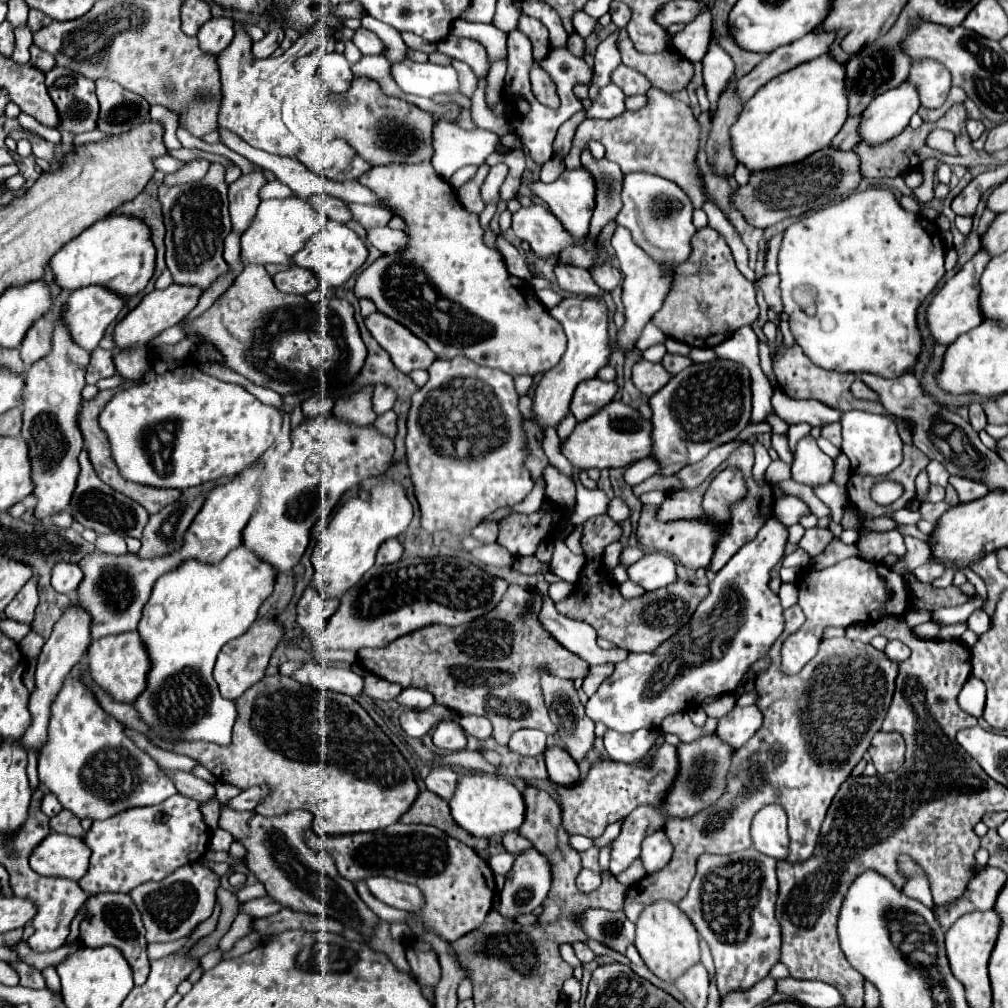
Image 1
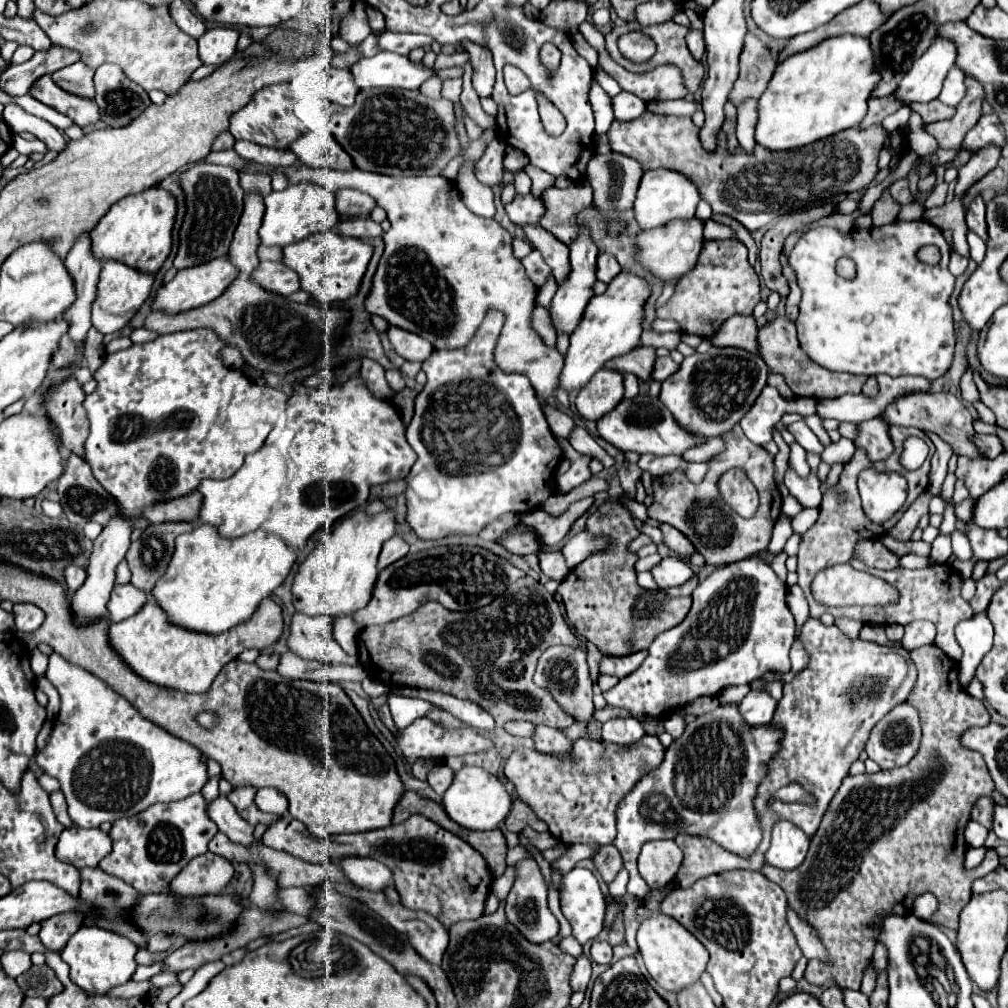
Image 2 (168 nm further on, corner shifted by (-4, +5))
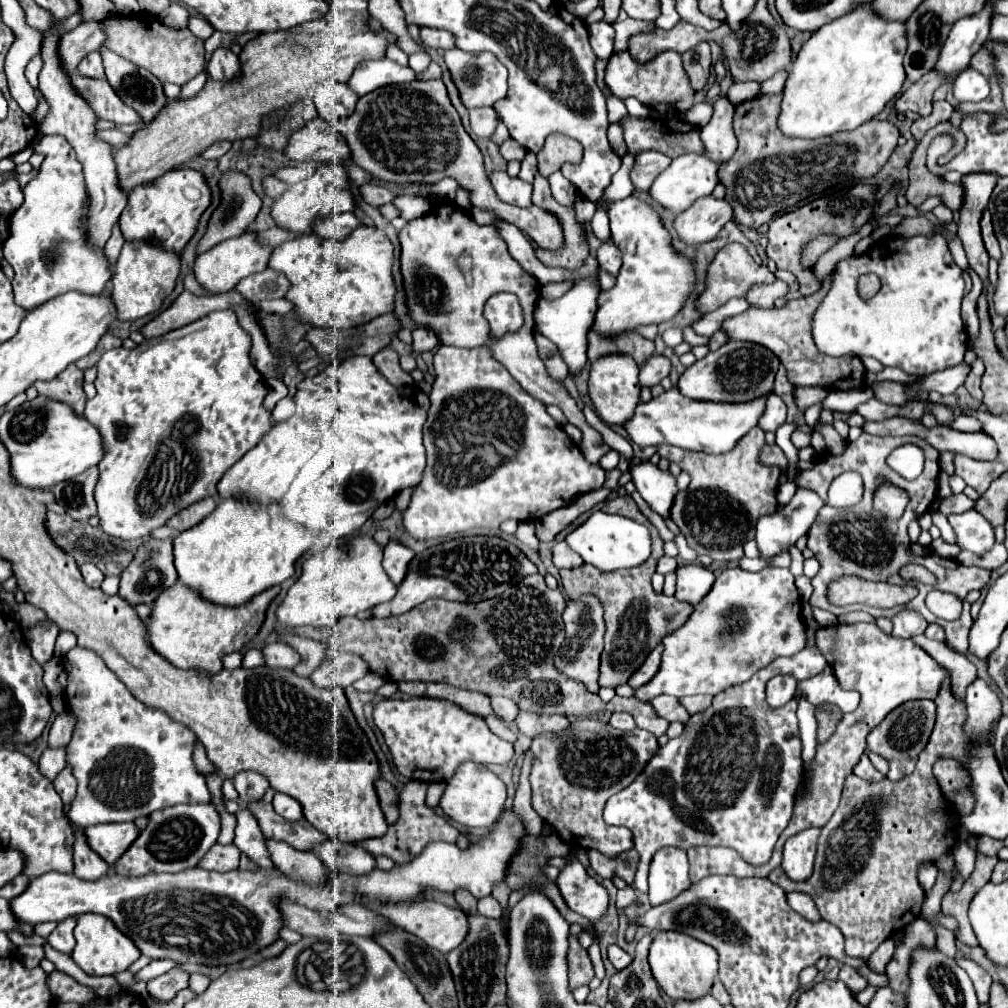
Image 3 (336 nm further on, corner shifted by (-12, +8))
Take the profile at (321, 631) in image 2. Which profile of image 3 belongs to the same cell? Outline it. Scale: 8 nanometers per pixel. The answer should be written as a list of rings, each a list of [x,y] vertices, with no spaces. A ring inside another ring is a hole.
[[[283,636],[283,642],[293,646],[301,654],[301,664],[293,668],[293,672],[301,678],[309,678],[315,668],[321,666],[323,656],[325,656],[325,644],[309,640],[309,638],[299,638],[299,636]]]

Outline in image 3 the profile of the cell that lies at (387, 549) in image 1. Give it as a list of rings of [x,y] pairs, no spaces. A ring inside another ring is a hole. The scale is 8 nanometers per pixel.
[[[391,540],[387,546],[385,546],[385,556],[383,556],[383,568],[389,576],[389,580],[399,586],[407,574],[407,566],[409,562],[413,560],[415,552],[395,540]]]

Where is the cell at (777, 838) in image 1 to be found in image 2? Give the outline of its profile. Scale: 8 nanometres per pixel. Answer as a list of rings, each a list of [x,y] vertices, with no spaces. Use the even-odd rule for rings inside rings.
[[[777,819],[771,833],[771,847],[765,853],[765,861],[783,871],[797,869],[809,849],[809,837],[797,829],[791,821]]]

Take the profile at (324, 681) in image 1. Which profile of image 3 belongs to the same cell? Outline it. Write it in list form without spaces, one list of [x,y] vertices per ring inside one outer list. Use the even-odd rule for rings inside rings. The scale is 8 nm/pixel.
[[[277,640],[277,642],[267,642],[261,648],[263,656],[265,656],[265,664],[269,668],[283,668],[283,670],[293,670],[299,662],[301,656],[297,654],[297,650],[293,650],[291,646],[285,646],[285,642]]]

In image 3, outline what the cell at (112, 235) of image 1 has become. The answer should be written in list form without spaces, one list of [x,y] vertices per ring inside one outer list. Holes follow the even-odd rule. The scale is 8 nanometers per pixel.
[[[175,168],[161,178],[135,186],[129,192],[127,206],[119,218],[125,240],[151,240],[163,244],[165,250],[181,252],[193,238],[201,214],[211,204],[211,190],[207,178],[193,168]]]

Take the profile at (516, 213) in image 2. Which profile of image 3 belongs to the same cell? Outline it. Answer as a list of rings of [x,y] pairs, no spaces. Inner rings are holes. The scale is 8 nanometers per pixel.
[[[493,170],[489,174],[491,186],[497,192],[497,196],[513,206],[529,206],[531,204],[531,190],[533,186],[519,180],[519,178],[511,178],[507,172],[501,170]]]

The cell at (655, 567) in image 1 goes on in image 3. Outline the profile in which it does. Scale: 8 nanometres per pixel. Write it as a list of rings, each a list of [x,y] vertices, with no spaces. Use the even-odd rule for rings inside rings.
[[[699,566],[677,568],[675,598],[695,606],[697,602],[701,602],[701,598],[705,598],[705,594],[711,590],[713,582],[715,582],[715,576],[707,568],[699,568]]]

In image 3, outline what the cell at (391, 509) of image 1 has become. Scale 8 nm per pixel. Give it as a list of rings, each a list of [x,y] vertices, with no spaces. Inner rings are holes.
[[[357,536],[343,548],[331,546],[303,562],[303,572],[297,582],[287,590],[283,602],[277,608],[277,620],[281,626],[313,626],[331,628],[343,616],[355,616],[377,604],[389,602],[397,588],[387,578],[381,566],[383,550],[369,536]]]

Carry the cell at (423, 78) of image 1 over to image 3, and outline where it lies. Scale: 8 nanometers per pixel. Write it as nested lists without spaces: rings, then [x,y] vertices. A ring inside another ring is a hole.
[[[389,58],[365,60],[355,68],[353,76],[349,78],[349,88],[357,96],[365,96],[375,88],[387,86],[387,84],[411,82],[411,80],[415,80],[415,72],[409,66],[399,66]]]

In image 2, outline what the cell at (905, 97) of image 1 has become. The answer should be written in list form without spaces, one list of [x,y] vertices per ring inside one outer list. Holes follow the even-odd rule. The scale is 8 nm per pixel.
[[[935,39],[933,45],[913,63],[893,93],[901,103],[933,101],[941,93],[941,83],[947,71],[955,65],[955,45],[947,39]]]

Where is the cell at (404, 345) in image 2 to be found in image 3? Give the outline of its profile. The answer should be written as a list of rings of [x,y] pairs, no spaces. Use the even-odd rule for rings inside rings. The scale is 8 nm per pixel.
[[[415,328],[413,330],[413,348],[417,352],[433,350],[437,344],[439,344],[439,340],[431,328]]]

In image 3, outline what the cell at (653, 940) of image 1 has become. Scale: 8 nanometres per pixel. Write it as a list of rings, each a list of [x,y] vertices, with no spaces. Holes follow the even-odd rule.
[[[657,932],[649,950],[649,964],[657,984],[673,1000],[703,998],[717,978],[717,952],[681,932]]]

